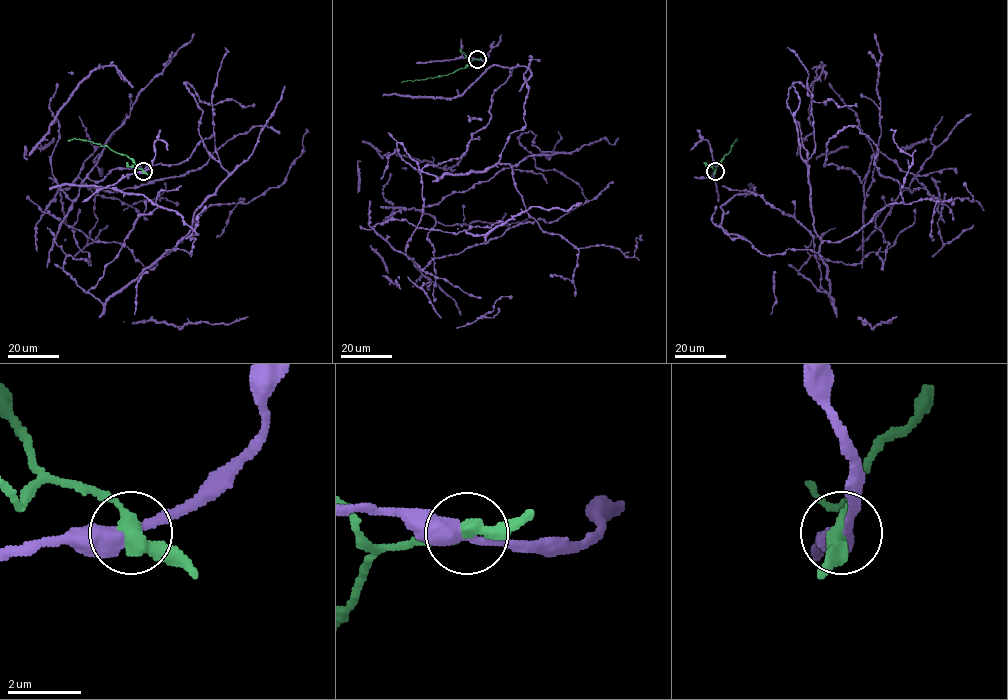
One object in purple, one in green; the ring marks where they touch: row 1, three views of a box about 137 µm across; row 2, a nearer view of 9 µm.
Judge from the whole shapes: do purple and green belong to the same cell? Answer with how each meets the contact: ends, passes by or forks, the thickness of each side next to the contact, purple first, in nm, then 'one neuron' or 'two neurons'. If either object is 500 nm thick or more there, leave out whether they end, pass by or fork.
purple passes by; green passes by; 400 nm thick on the purple side, 360 nm on the other; two neurons

